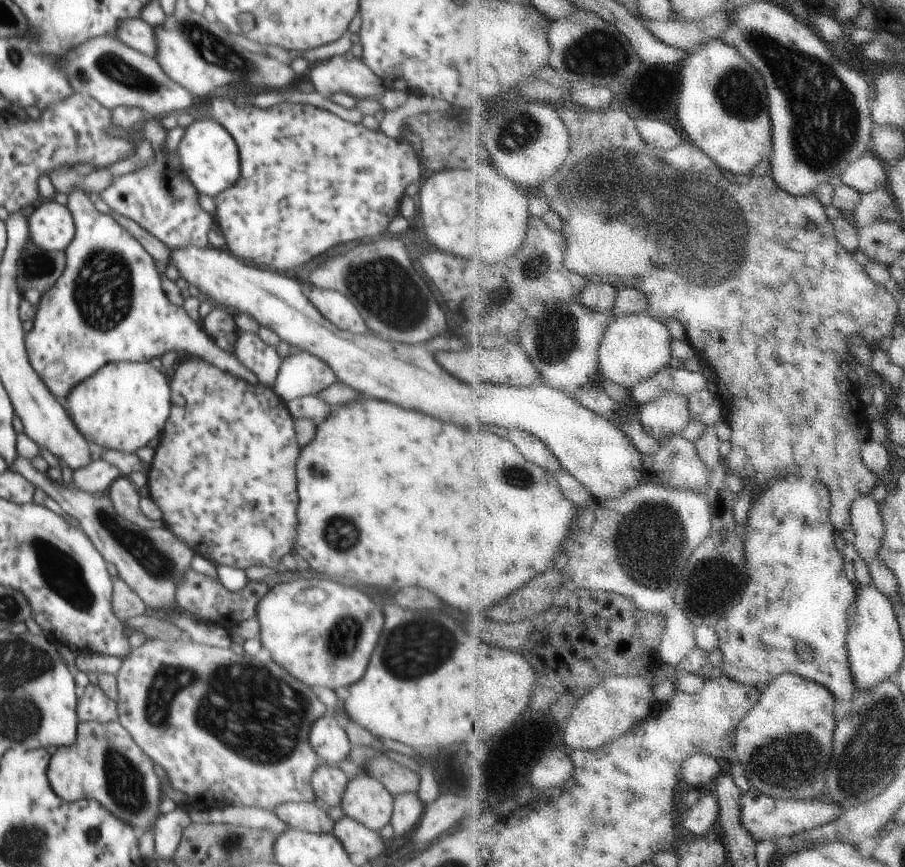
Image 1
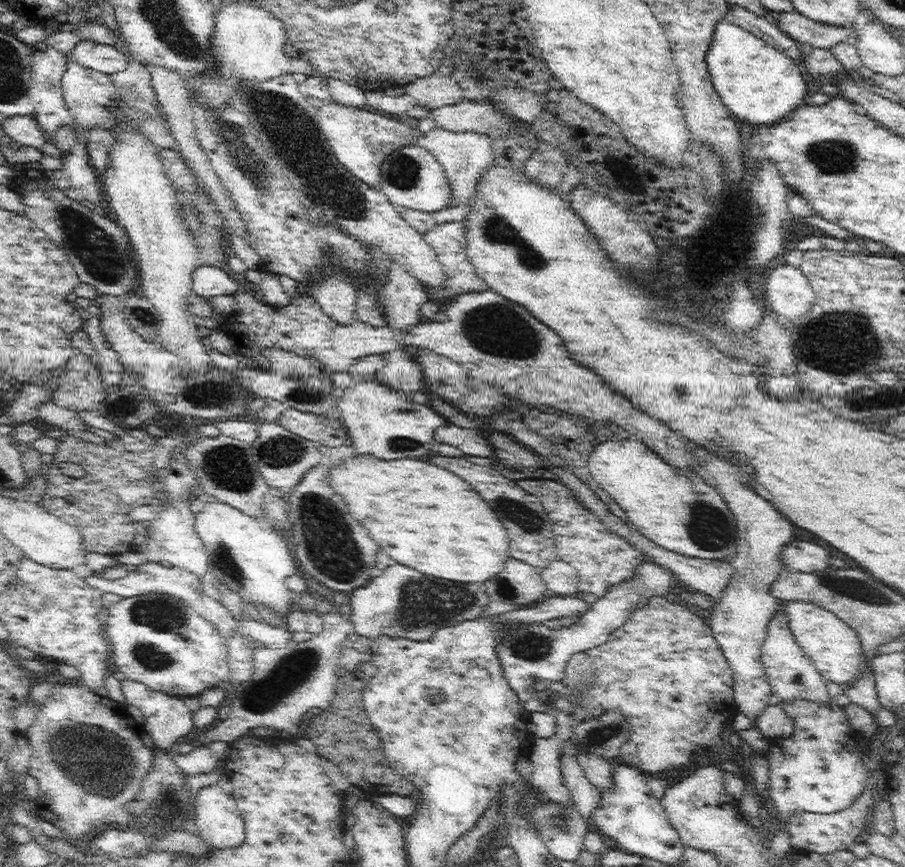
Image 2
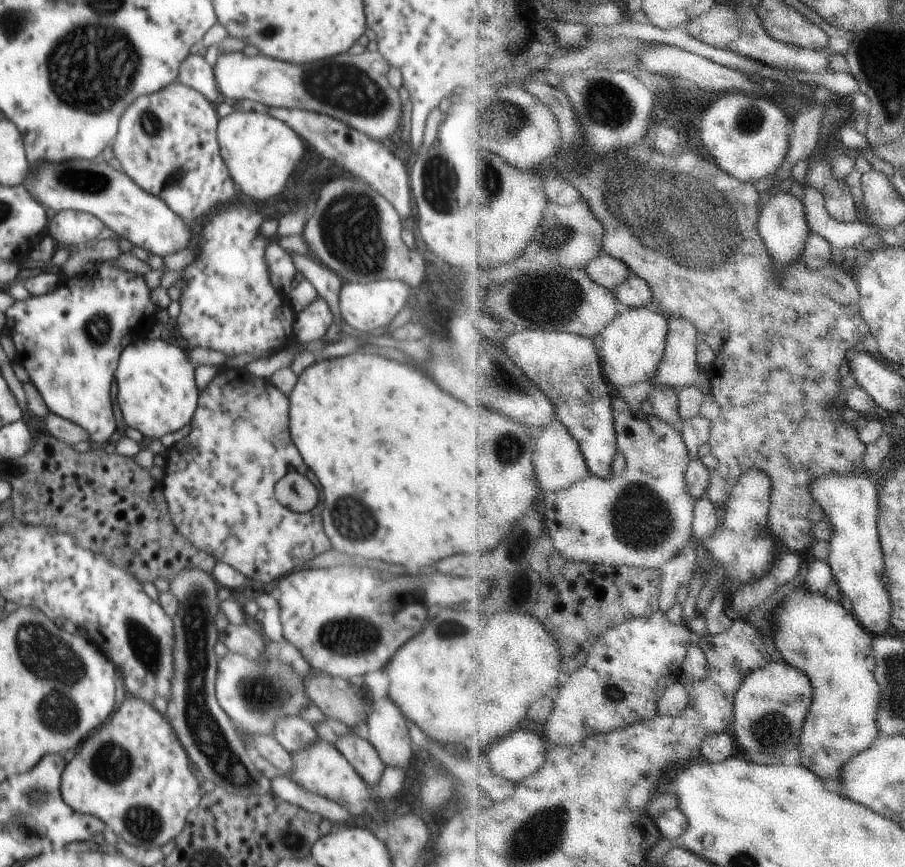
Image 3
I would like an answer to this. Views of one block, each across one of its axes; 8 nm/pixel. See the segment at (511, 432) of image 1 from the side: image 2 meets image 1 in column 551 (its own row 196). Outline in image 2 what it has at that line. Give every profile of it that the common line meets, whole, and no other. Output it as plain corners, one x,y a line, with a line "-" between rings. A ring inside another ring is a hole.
436,126
427,133
418,133
413,136
413,143
426,147
432,156
444,169
446,184
449,188
449,197
445,208
464,206
475,191
475,180
480,176
482,169
495,159
492,143
488,136
480,136
474,132
456,132

